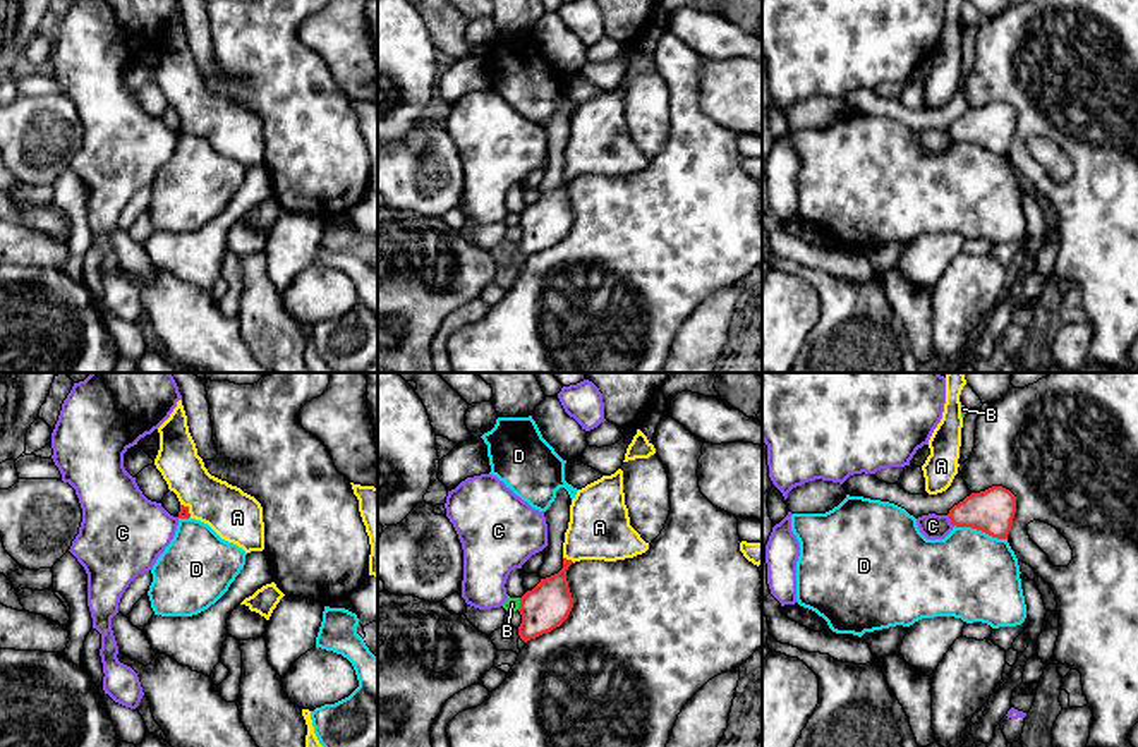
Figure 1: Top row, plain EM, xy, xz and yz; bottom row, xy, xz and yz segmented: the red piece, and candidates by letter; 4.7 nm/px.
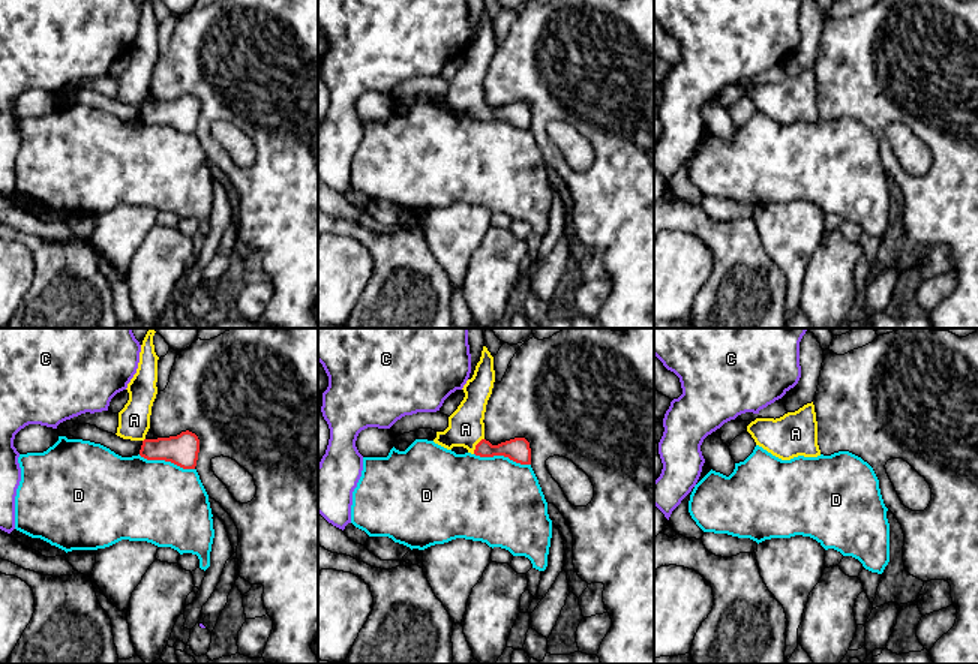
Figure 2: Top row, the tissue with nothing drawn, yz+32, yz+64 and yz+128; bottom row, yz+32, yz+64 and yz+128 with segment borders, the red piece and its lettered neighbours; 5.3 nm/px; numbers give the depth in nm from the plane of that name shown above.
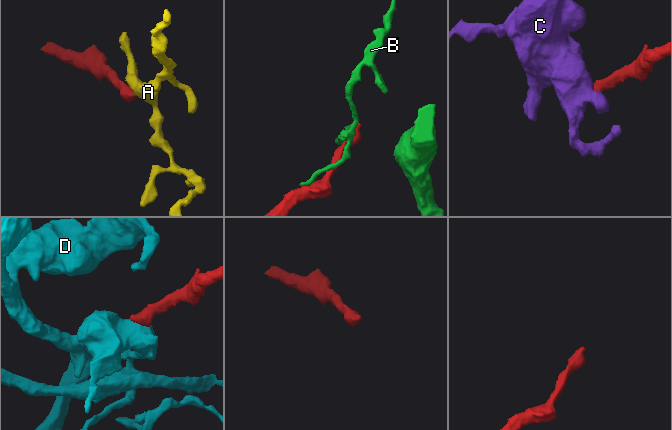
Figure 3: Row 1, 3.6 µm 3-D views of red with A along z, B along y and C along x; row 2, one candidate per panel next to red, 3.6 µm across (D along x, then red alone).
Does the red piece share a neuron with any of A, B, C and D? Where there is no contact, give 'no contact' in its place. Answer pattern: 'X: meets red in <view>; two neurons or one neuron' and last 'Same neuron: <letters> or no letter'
A: meets red in xz; one neuron
B: meets red in xz; two neurons
C: meets red in yz; two neurons
D: meets red in yz; two neurons
Same neuron: A

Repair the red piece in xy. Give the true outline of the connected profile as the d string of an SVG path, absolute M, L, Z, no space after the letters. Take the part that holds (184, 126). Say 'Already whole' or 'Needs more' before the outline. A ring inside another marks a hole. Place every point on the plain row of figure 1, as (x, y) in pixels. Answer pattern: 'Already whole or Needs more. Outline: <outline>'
Needs more. Outline: M182 15L158 48L160 65L154 81L180 117L179 134L191 132L208 139L221 155L237 160L245 168L263 167L261 118L208 88L189 48Z

